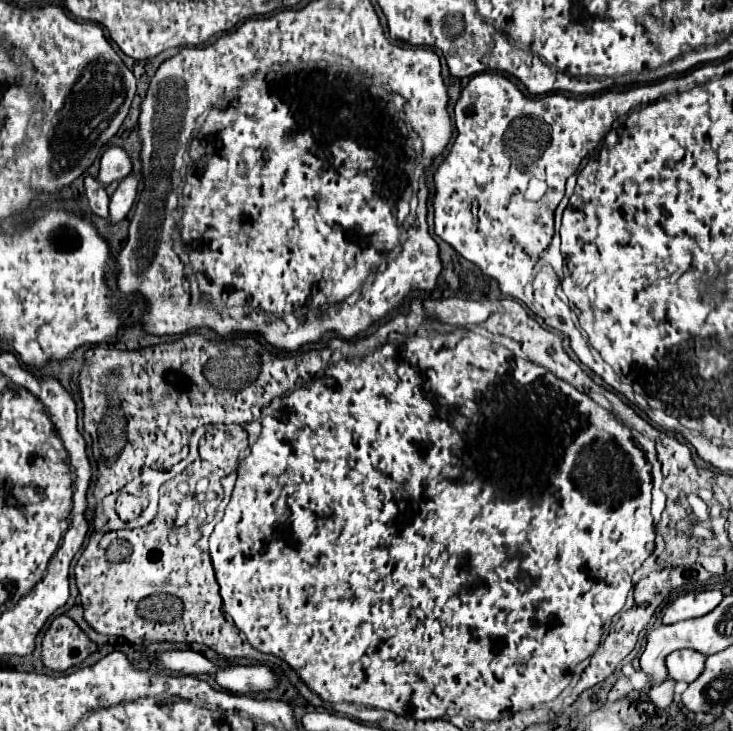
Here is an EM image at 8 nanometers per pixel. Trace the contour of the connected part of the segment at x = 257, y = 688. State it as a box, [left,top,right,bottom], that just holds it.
[214,664,278,692]

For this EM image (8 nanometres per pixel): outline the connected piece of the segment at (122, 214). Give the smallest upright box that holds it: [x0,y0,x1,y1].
[110,174,138,222]

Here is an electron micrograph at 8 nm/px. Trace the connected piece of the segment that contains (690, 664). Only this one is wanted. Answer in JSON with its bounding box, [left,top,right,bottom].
[666,650,704,682]

